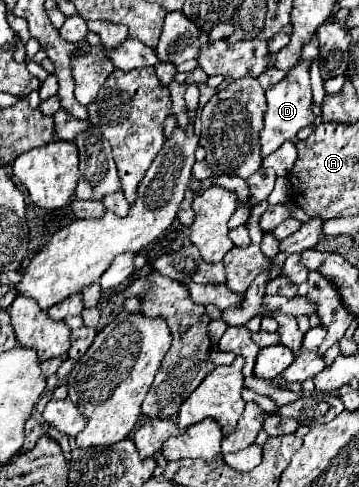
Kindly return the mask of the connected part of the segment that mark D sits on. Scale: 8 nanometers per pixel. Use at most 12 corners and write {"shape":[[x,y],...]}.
{"shape":[[311,61],[269,87],[261,151],[311,125]]}

